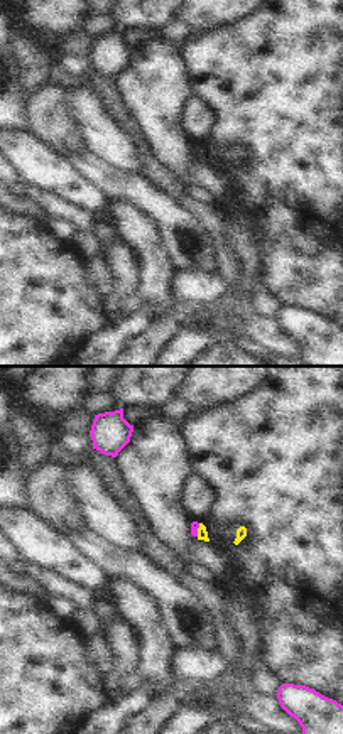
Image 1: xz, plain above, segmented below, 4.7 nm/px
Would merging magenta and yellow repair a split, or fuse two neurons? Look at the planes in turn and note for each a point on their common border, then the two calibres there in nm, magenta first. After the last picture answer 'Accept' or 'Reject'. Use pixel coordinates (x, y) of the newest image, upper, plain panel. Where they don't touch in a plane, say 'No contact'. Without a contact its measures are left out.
Touches magenta at (196, 152). Thickness 50 nm (magenta) against 50 nm.

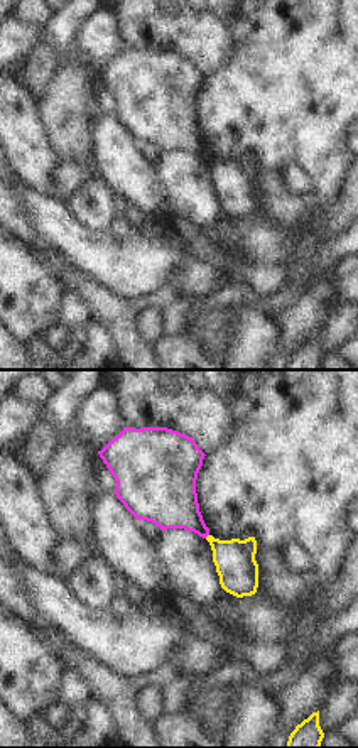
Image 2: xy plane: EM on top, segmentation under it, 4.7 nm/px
Touches magenta at (206, 157). Thickness 260 nm (magenta) against 190 nm.

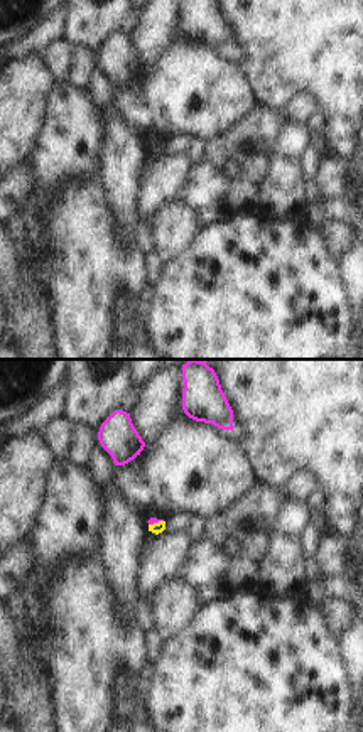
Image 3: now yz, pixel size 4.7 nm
Touches magenta at (156, 144). Thickness 30 nm (magenta) against 50 nm.

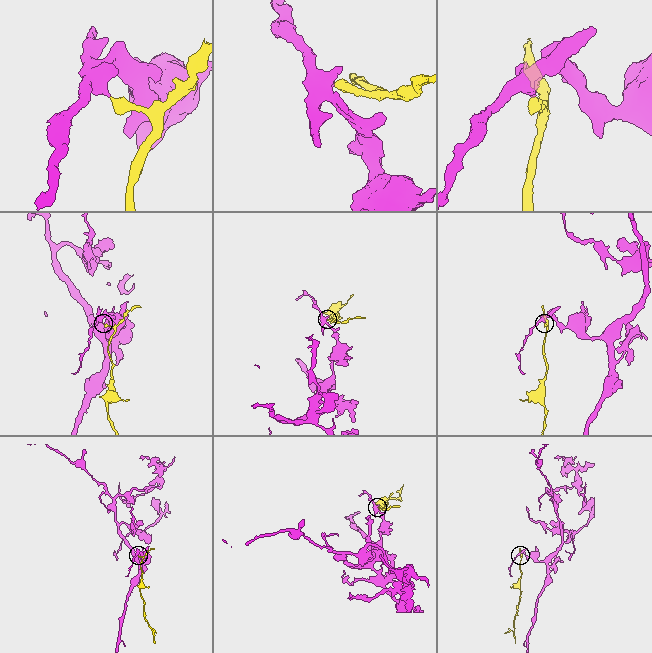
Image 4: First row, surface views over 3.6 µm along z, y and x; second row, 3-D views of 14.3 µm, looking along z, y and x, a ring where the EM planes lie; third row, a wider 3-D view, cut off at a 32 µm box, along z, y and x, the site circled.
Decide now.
Reject.

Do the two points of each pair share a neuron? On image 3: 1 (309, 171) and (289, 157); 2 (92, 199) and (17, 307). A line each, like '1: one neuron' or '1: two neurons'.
1: two neurons
2: two neurons

